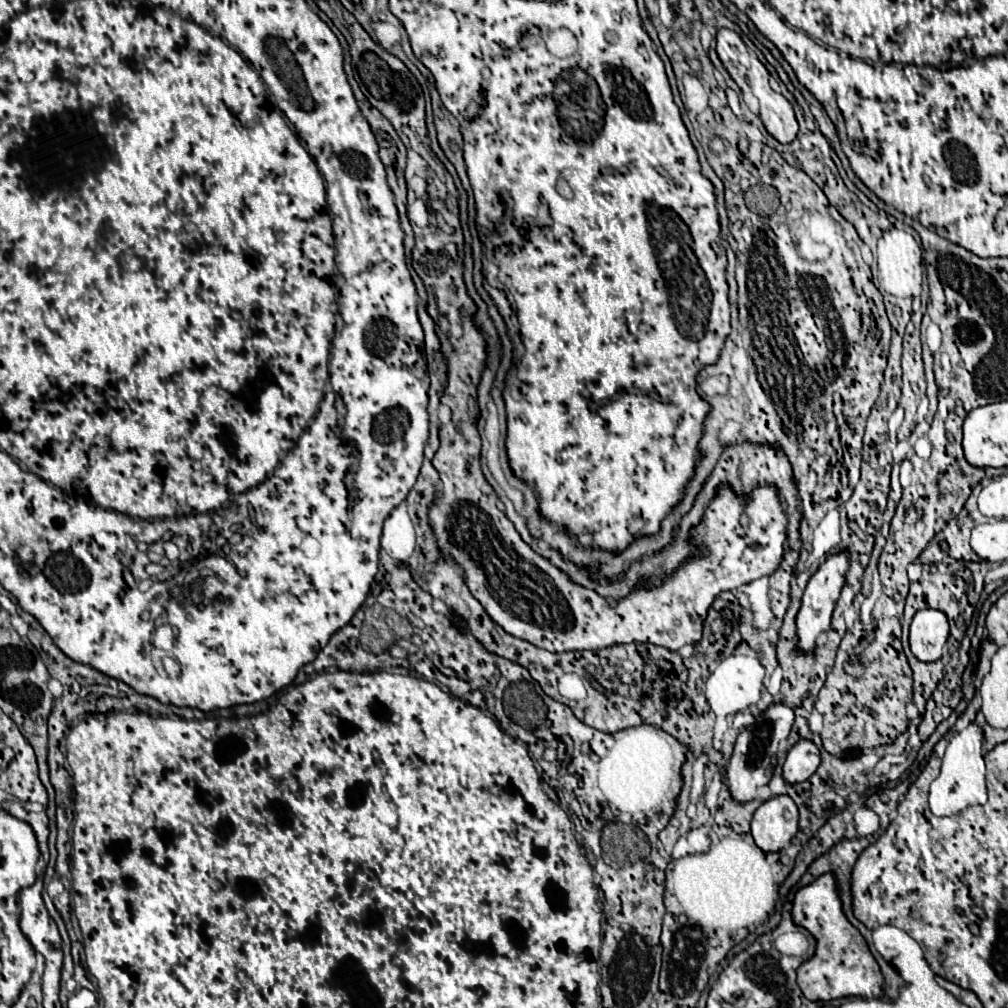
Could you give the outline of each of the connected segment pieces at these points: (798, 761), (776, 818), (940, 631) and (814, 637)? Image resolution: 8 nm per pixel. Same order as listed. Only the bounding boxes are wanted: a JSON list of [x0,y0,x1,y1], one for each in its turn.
[[782,740,820,784],[752,796,798,852],[910,610,950,662],[796,552,848,654]]

